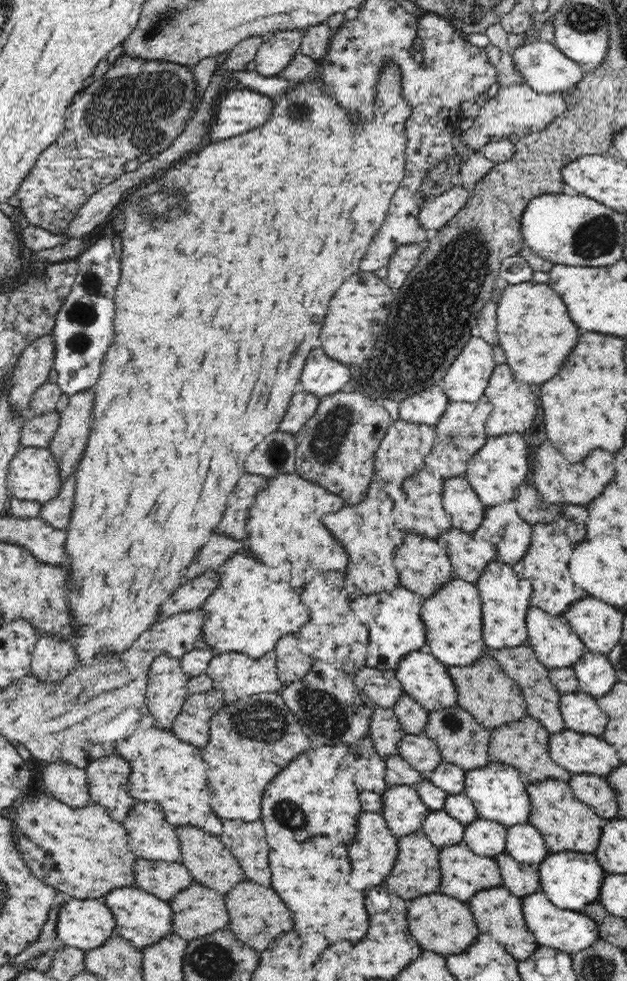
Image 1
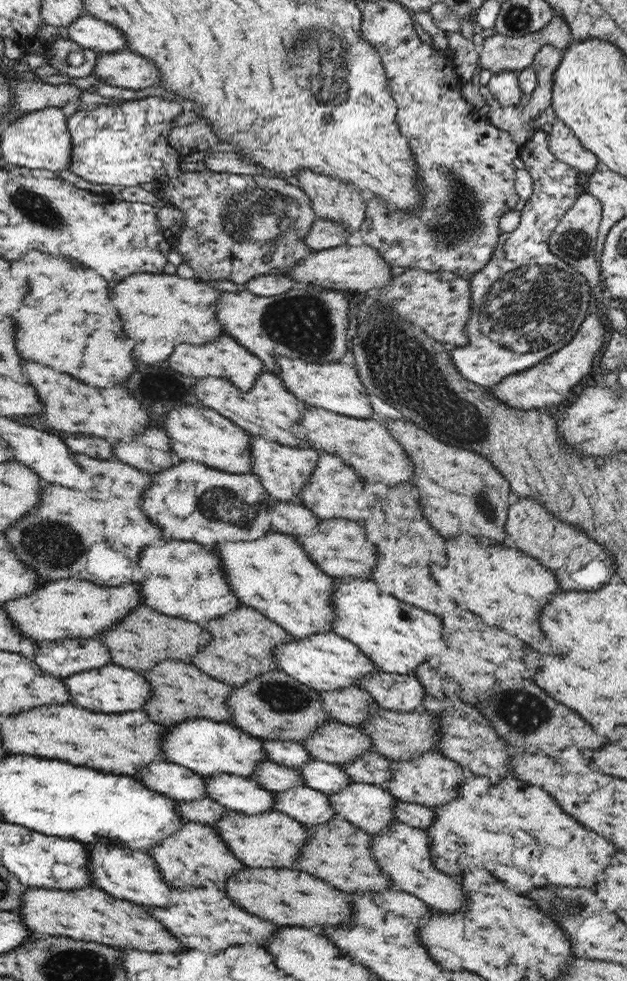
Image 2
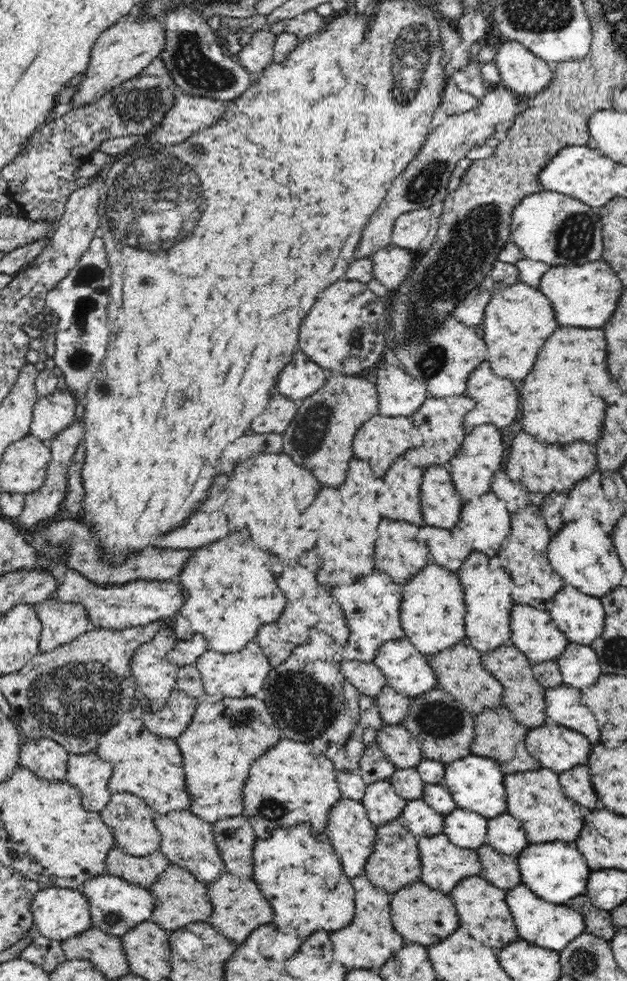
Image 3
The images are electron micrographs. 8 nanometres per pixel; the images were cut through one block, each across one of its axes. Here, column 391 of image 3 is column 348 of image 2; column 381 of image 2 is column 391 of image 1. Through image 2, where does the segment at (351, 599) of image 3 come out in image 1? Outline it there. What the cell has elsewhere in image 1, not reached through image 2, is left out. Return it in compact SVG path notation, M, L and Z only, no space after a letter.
M398 585L394 590L360 595L351 600L350 606L360 622L368 627L369 643L365 666L381 671L394 671L400 659L412 650L425 649L426 629L420 609L425 598Z

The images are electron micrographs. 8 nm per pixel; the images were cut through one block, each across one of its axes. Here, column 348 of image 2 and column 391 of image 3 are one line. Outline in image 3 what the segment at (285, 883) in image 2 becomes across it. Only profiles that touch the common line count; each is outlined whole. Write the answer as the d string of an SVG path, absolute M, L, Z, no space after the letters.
M421 880L402 886L400 890L390 893L390 918L397 933L400 933L405 944L422 944L430 946L442 942L458 928L456 910L449 895L425 885Z

